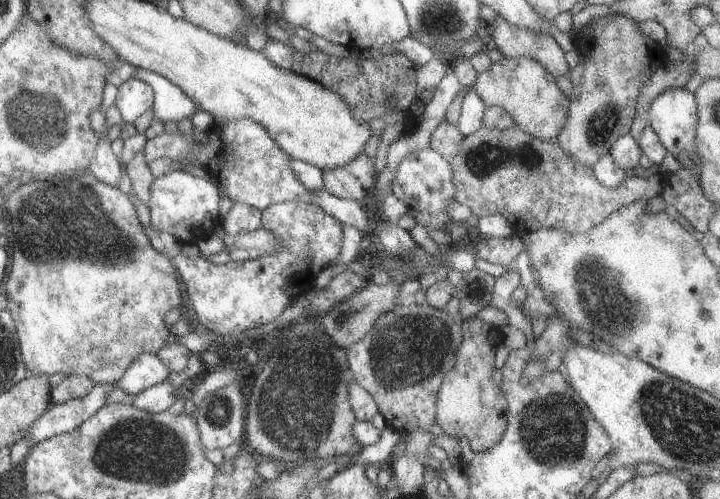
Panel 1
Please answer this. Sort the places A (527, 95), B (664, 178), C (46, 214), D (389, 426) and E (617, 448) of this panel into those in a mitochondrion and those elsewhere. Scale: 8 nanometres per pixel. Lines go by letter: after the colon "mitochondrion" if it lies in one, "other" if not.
A: other
B: other
C: mitochondrion
D: other
E: other

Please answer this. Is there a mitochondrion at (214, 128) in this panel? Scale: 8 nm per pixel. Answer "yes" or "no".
no

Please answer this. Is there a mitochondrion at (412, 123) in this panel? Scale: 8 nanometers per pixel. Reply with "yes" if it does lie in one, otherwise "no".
no

